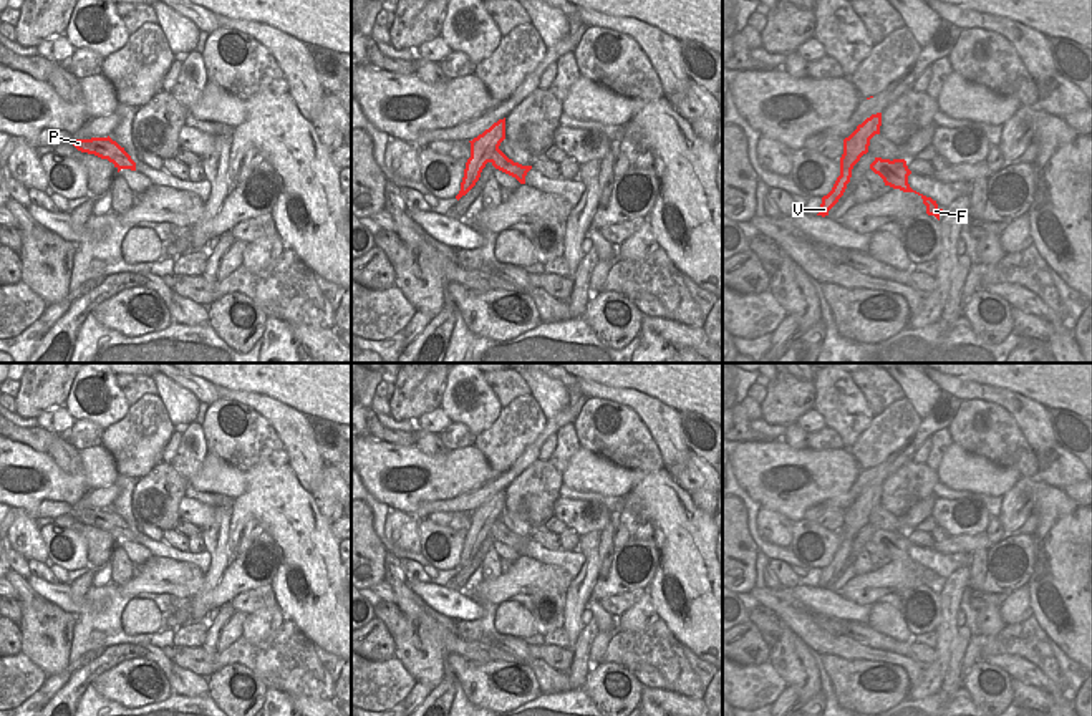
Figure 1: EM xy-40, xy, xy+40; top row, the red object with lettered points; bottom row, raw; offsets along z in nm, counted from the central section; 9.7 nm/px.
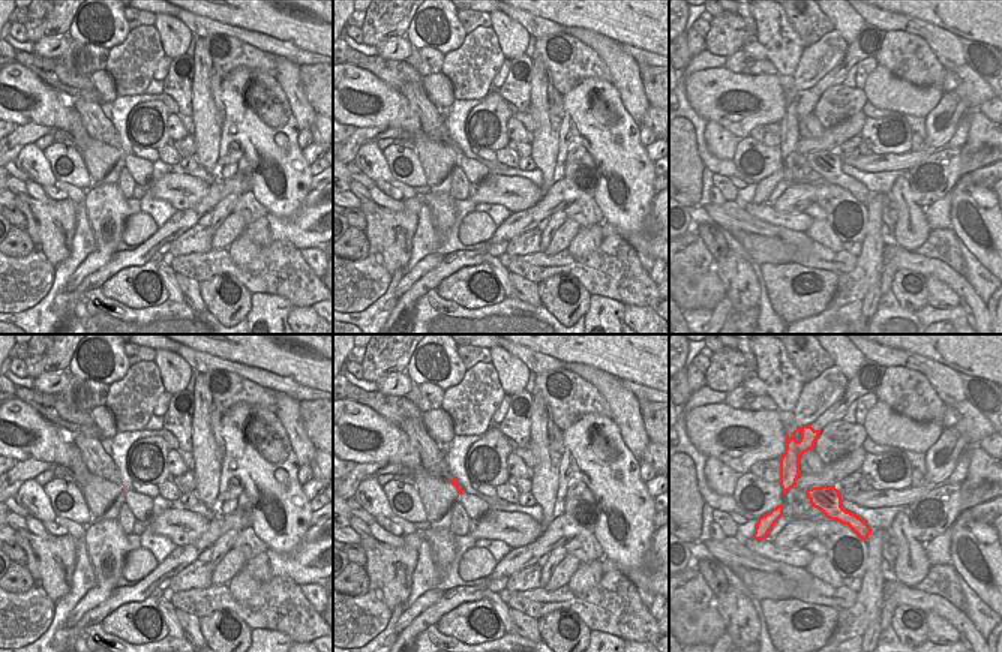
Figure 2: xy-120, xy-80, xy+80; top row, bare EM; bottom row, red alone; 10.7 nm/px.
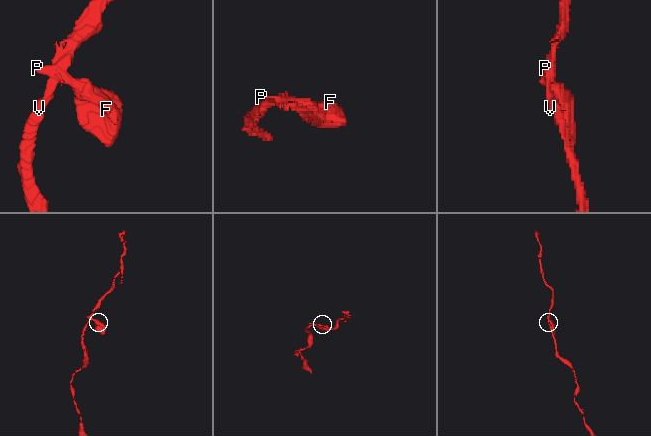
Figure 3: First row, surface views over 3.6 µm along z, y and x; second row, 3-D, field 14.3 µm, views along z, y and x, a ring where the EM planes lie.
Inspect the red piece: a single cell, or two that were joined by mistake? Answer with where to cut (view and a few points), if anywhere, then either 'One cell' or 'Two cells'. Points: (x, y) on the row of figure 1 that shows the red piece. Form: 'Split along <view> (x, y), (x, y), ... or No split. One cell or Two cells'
Split along xy (507, 158), (499, 169). Two cells

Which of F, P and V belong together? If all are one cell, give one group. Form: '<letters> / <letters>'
F / P V

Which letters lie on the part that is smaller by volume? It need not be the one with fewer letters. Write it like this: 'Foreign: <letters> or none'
Foreign: F

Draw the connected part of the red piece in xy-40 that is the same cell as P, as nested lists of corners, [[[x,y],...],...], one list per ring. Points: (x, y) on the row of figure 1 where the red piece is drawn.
[[[91,138],[91,139],[75,139],[73,146],[88,154],[94,154],[101,159],[108,159],[114,164],[118,172],[121,169],[131,169],[134,166],[134,161],[131,156],[121,148],[116,141],[108,138]]]

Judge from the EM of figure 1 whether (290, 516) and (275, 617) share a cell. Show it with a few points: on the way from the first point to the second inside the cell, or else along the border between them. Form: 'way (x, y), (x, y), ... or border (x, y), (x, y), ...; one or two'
border (277, 604), (287, 619); two

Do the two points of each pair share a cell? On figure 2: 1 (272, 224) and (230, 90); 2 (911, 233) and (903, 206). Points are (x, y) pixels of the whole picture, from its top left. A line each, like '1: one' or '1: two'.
1: two
2: one

